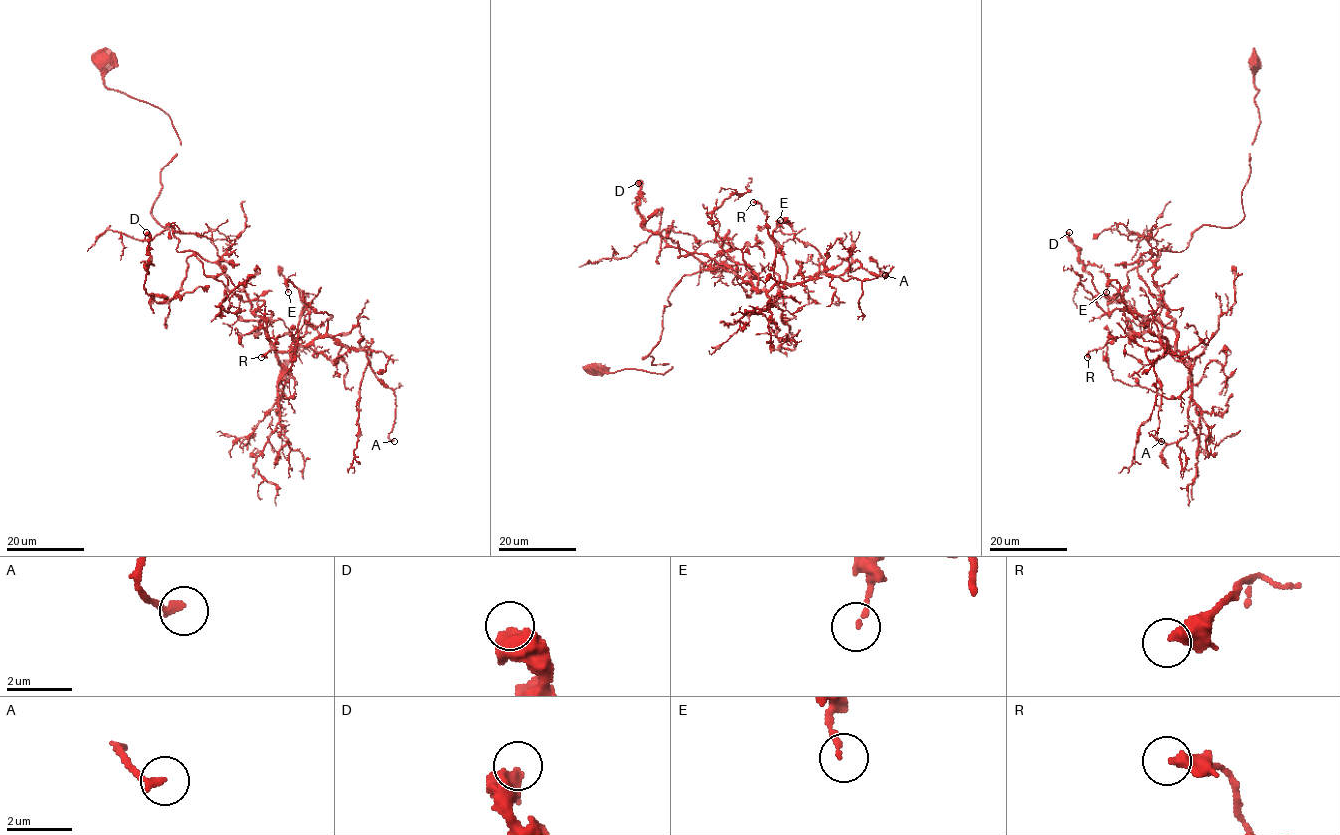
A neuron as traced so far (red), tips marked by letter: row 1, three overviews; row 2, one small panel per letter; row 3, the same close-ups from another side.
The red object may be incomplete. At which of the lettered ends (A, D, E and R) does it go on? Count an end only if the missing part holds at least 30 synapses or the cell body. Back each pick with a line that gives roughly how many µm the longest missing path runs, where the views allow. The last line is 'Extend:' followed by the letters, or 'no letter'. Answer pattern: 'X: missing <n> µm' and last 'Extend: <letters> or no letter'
Extend: no letter

